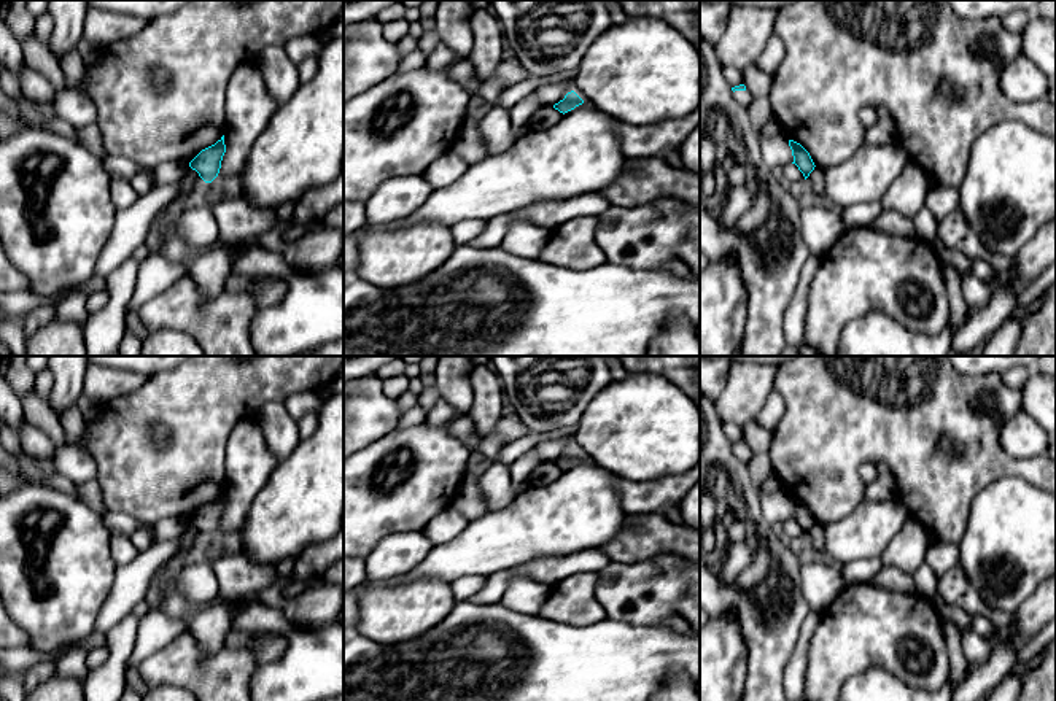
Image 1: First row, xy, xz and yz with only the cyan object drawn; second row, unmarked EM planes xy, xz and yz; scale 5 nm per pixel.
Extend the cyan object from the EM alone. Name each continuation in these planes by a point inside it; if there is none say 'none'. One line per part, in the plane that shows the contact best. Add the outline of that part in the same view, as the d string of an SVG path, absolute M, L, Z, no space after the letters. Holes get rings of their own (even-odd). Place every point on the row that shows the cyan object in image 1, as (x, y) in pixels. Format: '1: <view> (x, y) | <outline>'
1: yz (743, 97) | M735 91L733 99L741 105L741 107L749 107L751 105L751 92L746 91Z

